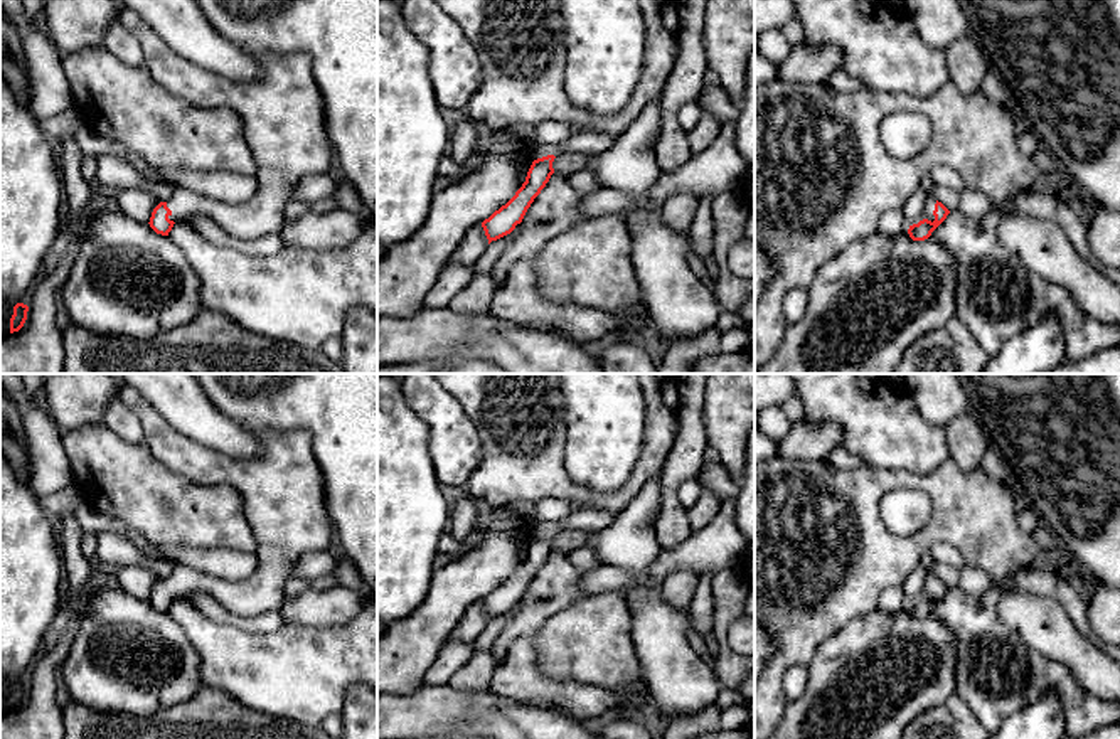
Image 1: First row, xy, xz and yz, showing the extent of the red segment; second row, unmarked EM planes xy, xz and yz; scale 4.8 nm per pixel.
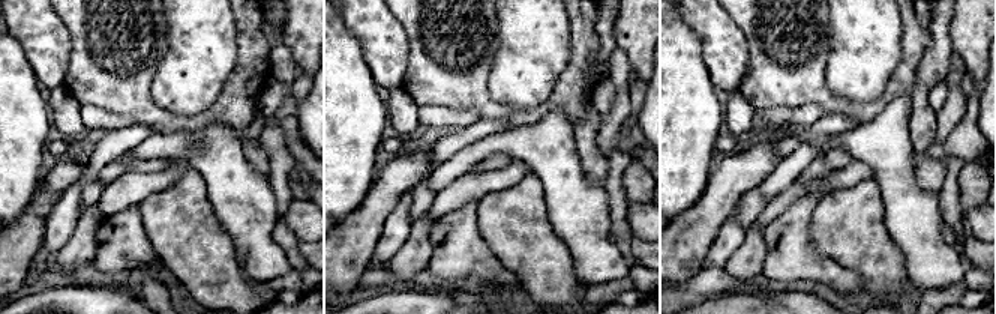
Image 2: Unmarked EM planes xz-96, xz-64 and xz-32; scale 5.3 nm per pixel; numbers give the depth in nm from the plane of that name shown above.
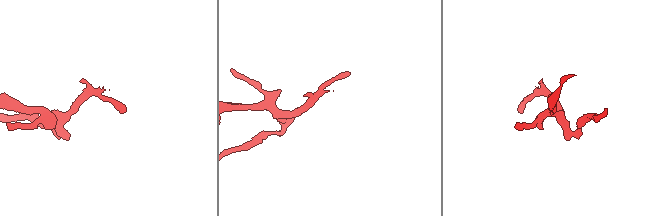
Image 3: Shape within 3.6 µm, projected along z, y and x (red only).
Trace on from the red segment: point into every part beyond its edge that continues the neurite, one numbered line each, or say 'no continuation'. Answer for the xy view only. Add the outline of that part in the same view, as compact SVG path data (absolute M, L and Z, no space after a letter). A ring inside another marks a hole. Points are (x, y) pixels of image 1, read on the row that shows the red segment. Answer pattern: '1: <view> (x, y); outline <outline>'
1: xy (282, 113); outline M121 8L118 22L138 40L143 66L170 94L197 108L229 108L244 126L256 160L258 189L241 204L226 204L175 187L167 200L170 221L200 214L239 239L278 232L285 207L303 177L328 173L333 146L327 135L323 101L305 52L258 54L263 74L254 82L229 79L179 56L136 12Z

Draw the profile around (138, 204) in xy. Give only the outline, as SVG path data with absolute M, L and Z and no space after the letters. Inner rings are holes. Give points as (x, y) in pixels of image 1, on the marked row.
M126 187L115 195L118 210L143 224L150 222L153 209L160 204L155 195L138 187Z

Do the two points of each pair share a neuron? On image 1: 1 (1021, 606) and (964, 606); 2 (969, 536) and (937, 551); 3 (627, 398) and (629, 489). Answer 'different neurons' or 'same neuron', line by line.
1: different neurons
2: different neurons
3: different neurons

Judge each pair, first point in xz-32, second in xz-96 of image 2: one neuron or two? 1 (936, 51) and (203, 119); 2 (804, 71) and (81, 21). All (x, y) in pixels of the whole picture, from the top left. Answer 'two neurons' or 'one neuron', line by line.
1: two neurons
2: one neuron

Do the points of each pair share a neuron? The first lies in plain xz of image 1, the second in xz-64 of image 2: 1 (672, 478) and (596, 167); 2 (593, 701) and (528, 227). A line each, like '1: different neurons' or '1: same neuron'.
1: same neuron
2: different neurons

